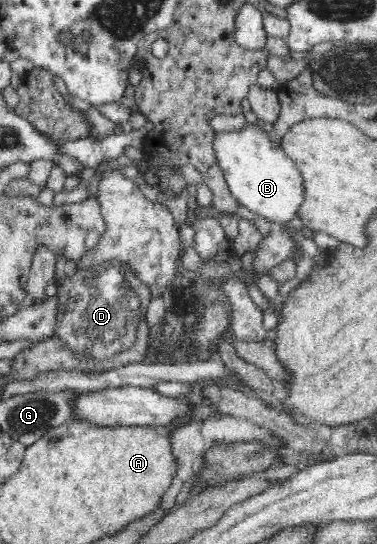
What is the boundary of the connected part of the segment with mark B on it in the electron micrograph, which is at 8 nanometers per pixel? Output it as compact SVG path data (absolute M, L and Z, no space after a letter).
M251 123L251 125L245 125L245 129L241 129L241 131L215 133L213 149L226 184L238 205L243 204L249 211L269 219L278 226L291 223L291 219L297 216L298 206L302 204L302 197L304 196L302 175L294 161L286 155L284 150L271 141L270 134L263 129L263 123L259 129L257 129L257 125Z

